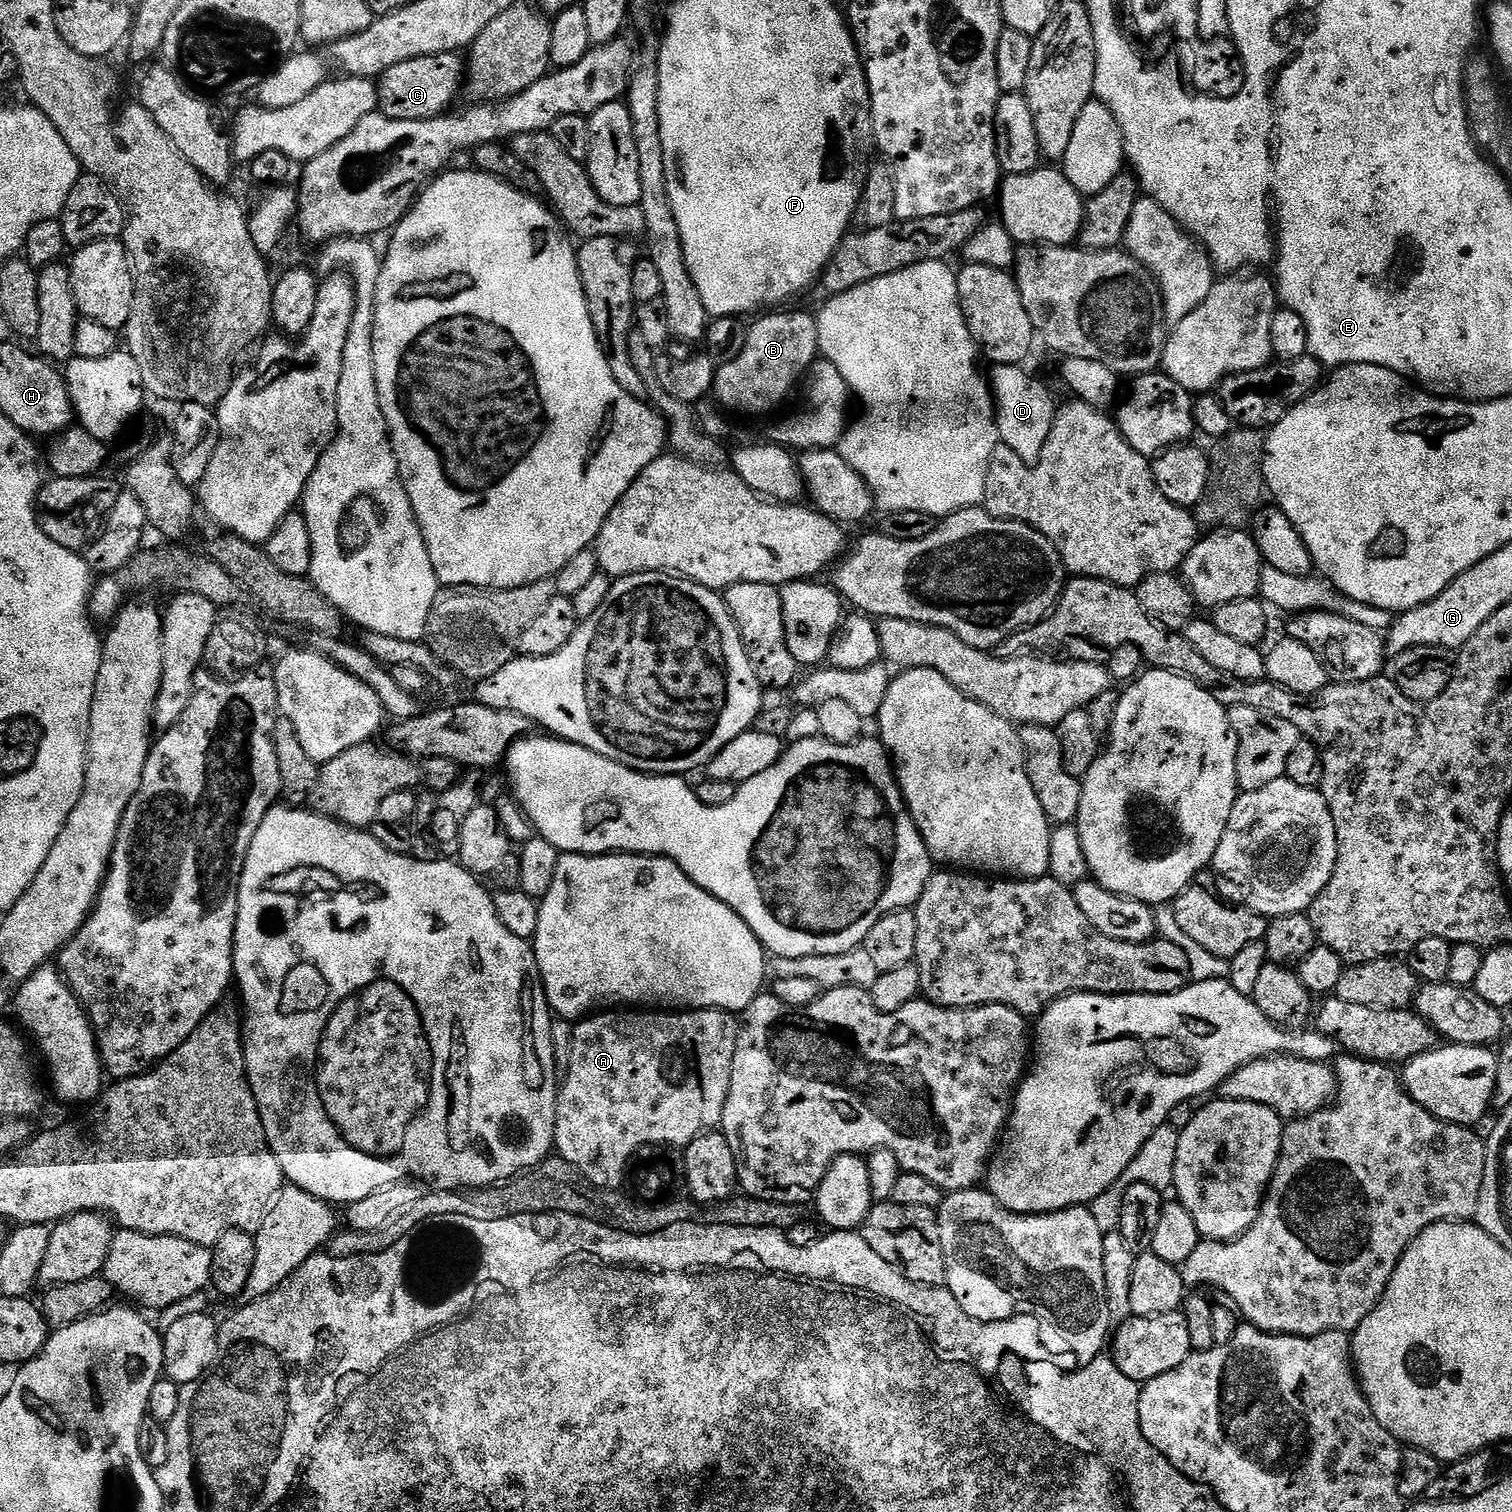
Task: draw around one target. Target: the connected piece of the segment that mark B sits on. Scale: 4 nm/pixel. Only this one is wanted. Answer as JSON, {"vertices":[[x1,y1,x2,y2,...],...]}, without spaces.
{"vertices":[[780,310,775,314,764,314,759,317,760,320,754,323,748,329,748,337,746,338,746,346,742,346,742,354,738,354,738,358,734,358,734,362,729,364,721,364,716,369,716,382,714,385,714,397,724,408,729,408,732,412,737,412,740,416,764,416,767,412,772,412,792,391,796,388,796,383,803,381,809,375,810,369,816,363,820,356,820,343,818,342,818,326,816,325,816,316,808,312,784,312,788,310]]}

